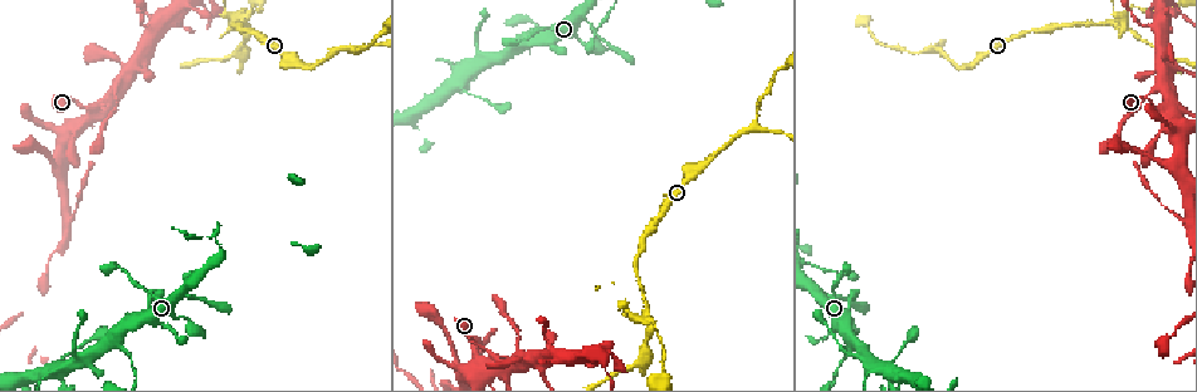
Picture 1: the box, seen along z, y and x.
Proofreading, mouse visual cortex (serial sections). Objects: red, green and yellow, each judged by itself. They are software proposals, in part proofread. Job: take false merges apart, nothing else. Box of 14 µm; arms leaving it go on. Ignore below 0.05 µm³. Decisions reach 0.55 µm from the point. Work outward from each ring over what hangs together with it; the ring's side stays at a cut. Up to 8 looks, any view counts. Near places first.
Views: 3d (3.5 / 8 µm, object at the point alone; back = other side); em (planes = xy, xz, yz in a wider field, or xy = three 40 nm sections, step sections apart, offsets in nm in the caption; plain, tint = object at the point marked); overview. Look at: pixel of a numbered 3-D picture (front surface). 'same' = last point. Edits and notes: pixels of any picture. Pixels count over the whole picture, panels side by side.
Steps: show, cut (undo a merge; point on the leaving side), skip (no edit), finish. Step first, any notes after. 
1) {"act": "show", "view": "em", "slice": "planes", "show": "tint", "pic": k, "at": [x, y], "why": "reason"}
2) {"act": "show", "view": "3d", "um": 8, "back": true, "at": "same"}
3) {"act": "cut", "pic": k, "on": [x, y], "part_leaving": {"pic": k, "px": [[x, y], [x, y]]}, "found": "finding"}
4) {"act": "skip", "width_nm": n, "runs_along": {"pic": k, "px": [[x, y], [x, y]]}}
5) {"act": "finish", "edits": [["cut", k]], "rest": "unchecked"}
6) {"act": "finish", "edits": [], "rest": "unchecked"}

{"act": "show", "view": "3d", "um": 8, "pic": 1, "at": [114, 338], "why": "branch point"}

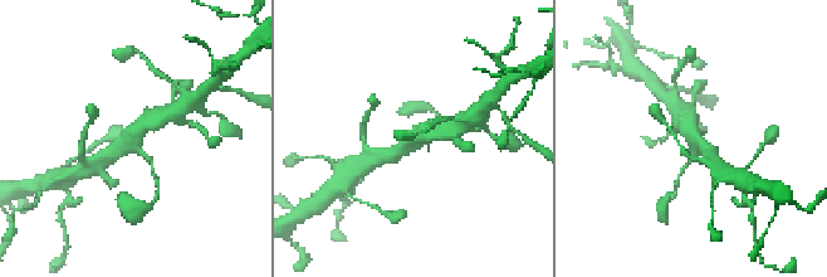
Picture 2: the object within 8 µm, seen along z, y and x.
{"act": "show", "view": "em", "slice": "xy", "step": 5, "show": "tint", "pic": 2, "at": [409, 144], "arms": 3, "arm_widths_nm": [150, 400, 450], "why": "shape alone is not enough"}

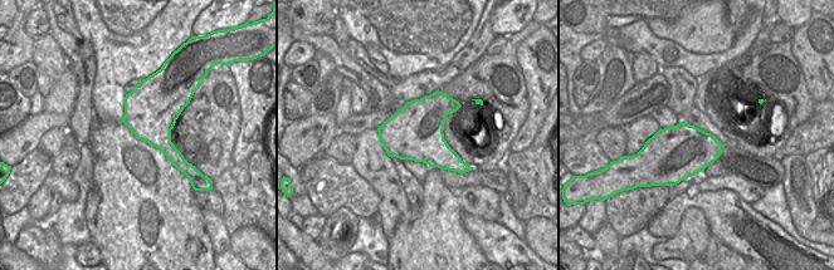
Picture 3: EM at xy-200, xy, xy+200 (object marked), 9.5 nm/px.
{"act": "skip", "runs_along": {"pic": 2, "px": [[151, 121], [99, 160]]}, "found": "continuous, no second cell"}

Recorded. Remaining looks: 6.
{"act": "show", "view": "3d", "um": 3.5, "pic": 1, "at": [1180, 215], "why": "thick turns thin"}

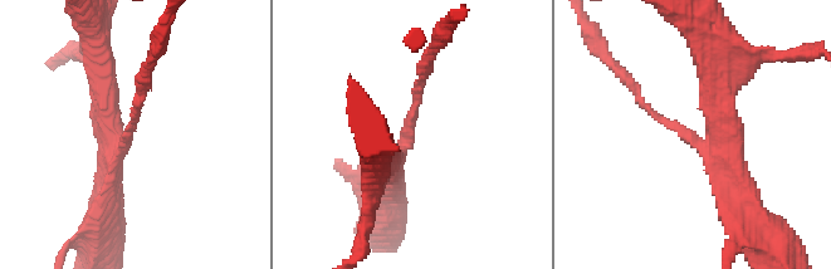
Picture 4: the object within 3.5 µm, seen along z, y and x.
{"act": "show", "view": "em", "slice": "xy", "step": 5, "show": "tint", "pic": 4, "at": [409, 133], "why": "shape alone is not enough"}

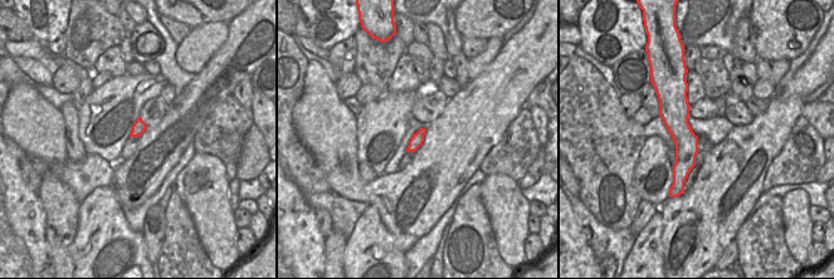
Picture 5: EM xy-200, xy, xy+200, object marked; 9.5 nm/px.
{"act": "skip", "runs_along": {"pic": 5, "px": [[681, 92], [681, 185]]}, "found": "all the same cell"}

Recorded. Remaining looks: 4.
{"act": "show", "view": "3d", "um": 3.5, "pic": 1, "at": [647, 318], "why": "narrows sharply"}

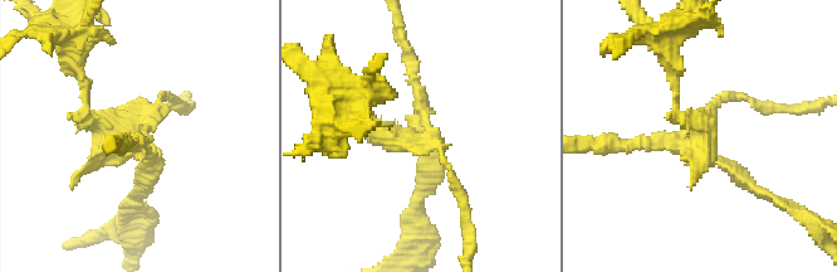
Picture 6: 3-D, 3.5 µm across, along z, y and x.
{"act": "show", "view": "em", "slice": "xy", "step": 2, "show": "tint", "pic": 6, "at": [420, 130], "why": "now the EM"}

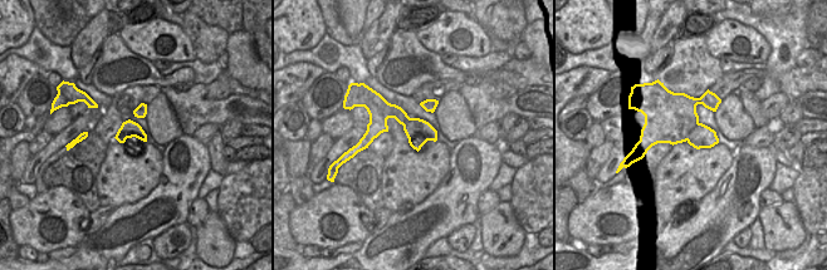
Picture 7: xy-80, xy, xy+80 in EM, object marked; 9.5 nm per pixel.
{"act": "cut", "pic": 6, "on": [380, 134], "part_leaving": {"pic": 6, "px": [[412, 135], [440, 147], [463, 213]]}, "found": "two cells meet here"}

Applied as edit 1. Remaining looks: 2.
{"act": "finish", "edits": [["cut", 6]], "rest": "unchecked"}

